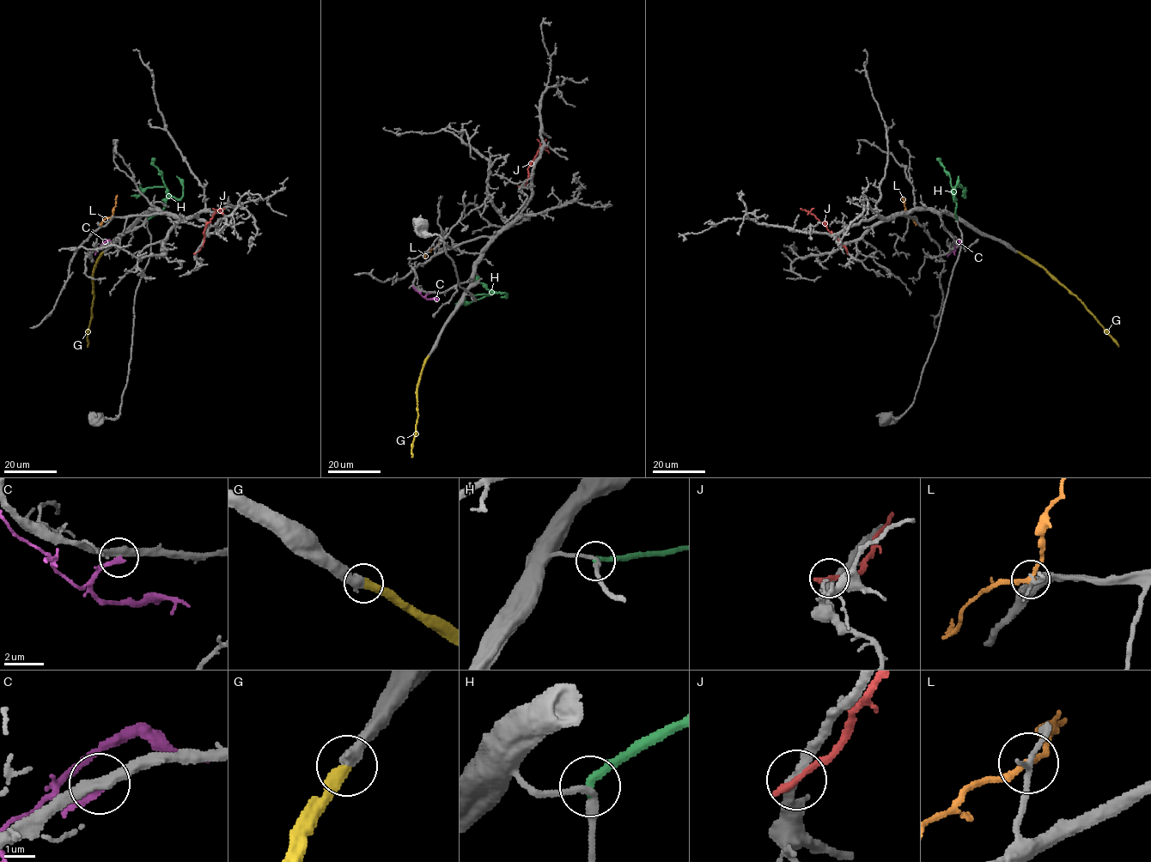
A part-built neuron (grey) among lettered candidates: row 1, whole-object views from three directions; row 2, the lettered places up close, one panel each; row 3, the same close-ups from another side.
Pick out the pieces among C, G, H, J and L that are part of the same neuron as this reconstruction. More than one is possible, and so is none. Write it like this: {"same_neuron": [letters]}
{"same_neuron": ["G"]}

